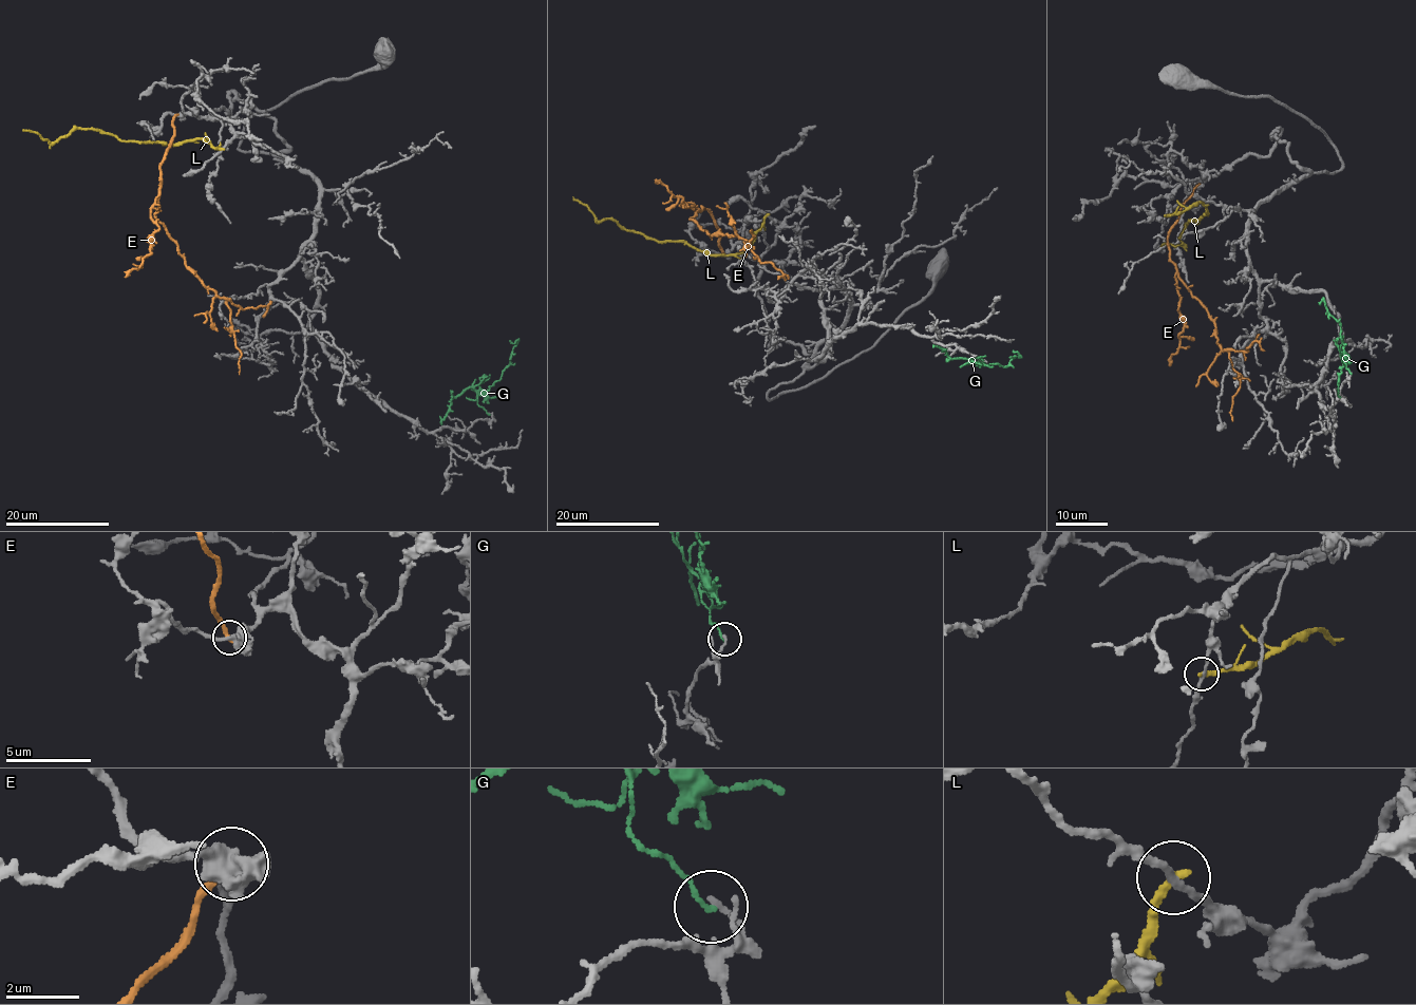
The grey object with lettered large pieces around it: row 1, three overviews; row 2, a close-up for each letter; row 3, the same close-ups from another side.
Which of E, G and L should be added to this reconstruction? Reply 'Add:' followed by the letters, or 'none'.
Add: none

